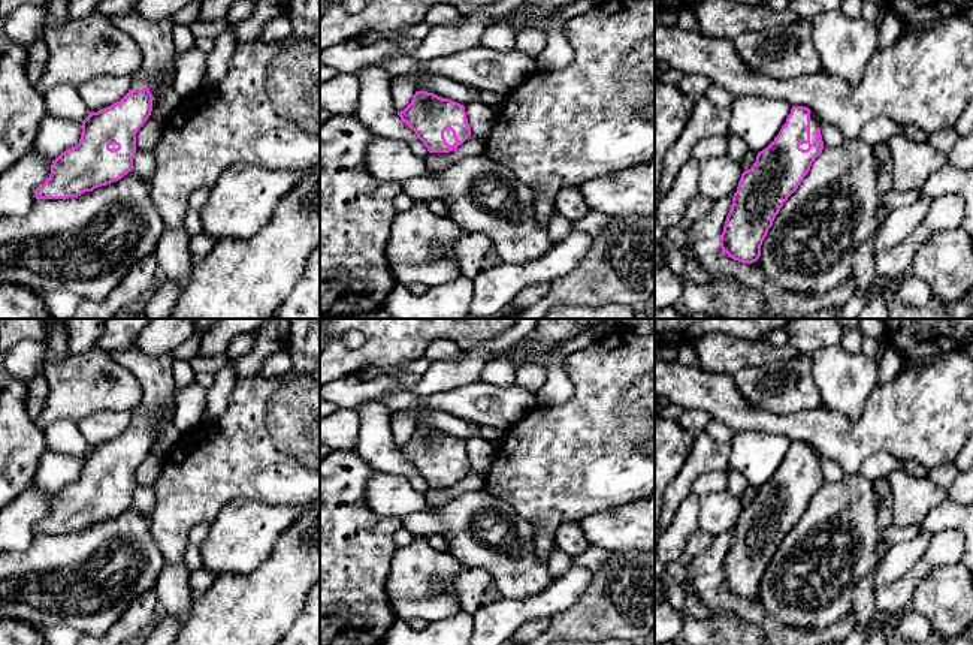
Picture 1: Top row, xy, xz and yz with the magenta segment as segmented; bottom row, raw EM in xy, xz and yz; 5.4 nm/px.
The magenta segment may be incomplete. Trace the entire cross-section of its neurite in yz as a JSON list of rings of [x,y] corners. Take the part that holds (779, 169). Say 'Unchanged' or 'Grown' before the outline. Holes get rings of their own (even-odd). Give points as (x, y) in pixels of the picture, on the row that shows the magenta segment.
Grown. [[[792,106],[786,123],[774,141],[758,153],[753,166],[741,174],[723,232],[719,238],[722,253],[728,257],[753,263],[761,256],[761,245],[788,198],[809,174],[812,163],[824,150],[821,120],[806,106]]]

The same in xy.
Grown. [[[135,12],[111,18],[142,52],[140,67],[130,76],[129,93],[82,121],[79,144],[51,165],[49,178],[36,189],[36,199],[69,199],[121,180],[133,169],[136,133],[149,118],[149,79],[175,66],[173,19],[148,19]]]

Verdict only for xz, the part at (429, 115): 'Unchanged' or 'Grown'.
Grown

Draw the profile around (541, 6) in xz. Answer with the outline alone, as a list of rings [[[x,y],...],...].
[[[535,0],[534,1],[534,9],[544,15],[556,10],[557,7],[563,7],[568,3],[575,1],[575,0]]]

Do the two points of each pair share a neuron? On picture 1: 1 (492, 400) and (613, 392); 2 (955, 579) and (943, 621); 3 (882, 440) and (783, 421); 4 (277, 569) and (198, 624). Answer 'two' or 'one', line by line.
1: two
2: one
3: one
4: one

